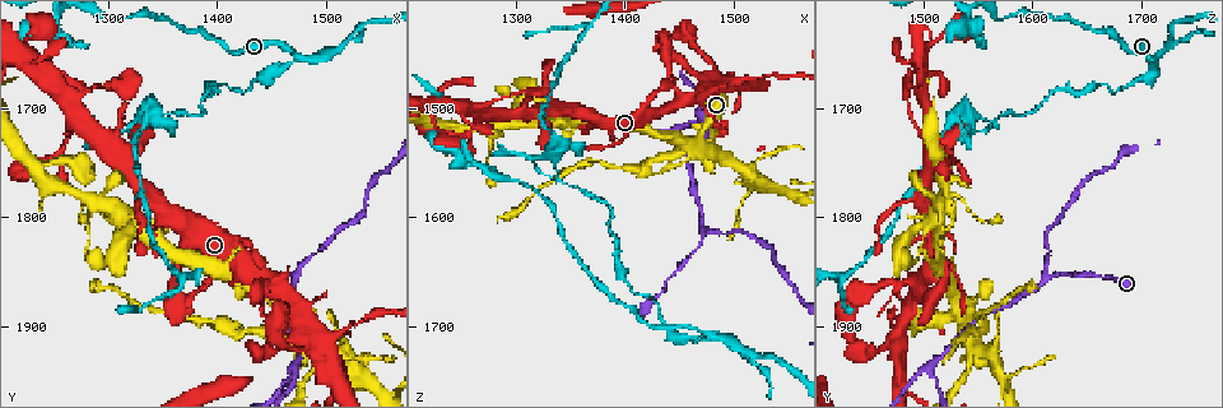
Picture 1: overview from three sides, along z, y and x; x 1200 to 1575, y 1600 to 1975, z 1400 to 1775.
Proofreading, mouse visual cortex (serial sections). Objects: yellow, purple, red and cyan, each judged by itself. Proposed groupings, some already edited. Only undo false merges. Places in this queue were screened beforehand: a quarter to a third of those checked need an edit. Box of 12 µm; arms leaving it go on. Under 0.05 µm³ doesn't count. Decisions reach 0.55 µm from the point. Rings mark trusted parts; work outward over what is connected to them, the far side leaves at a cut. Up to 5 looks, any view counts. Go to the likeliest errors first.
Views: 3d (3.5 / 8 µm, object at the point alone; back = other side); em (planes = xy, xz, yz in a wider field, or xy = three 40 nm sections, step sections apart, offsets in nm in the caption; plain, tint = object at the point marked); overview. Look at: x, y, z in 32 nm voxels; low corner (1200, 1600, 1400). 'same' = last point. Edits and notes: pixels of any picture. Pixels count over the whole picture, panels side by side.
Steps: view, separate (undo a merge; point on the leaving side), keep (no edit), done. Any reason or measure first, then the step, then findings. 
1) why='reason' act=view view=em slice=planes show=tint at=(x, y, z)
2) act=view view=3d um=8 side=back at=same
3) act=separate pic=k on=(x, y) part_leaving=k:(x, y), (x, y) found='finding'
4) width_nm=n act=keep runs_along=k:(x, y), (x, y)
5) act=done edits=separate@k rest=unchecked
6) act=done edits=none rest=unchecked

why='a fork' act=view view=3d um=3.5 at=(1470, 1648, 1706)

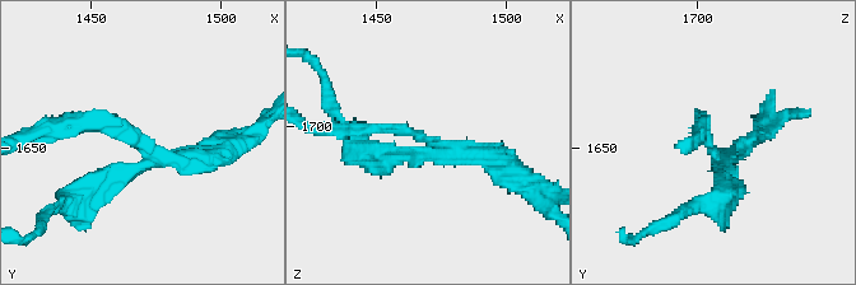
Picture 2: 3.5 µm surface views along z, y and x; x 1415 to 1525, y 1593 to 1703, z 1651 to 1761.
arms=3 arm_widths_nm=150,200,250 why='shape alone is not enough' act=view view=em slice=xy step=5 show=tint at=(1471, 1651, 1707)

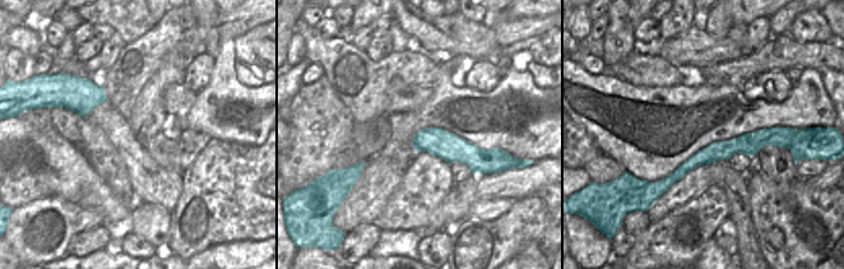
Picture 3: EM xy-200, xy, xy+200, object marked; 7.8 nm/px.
act=separate pic=2 on=(390, 159) part_leaving=2:(144, 163), (121, 183), (50, 206) found='two cells meet here'

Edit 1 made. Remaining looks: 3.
why='see it whole again' act=view view=overview

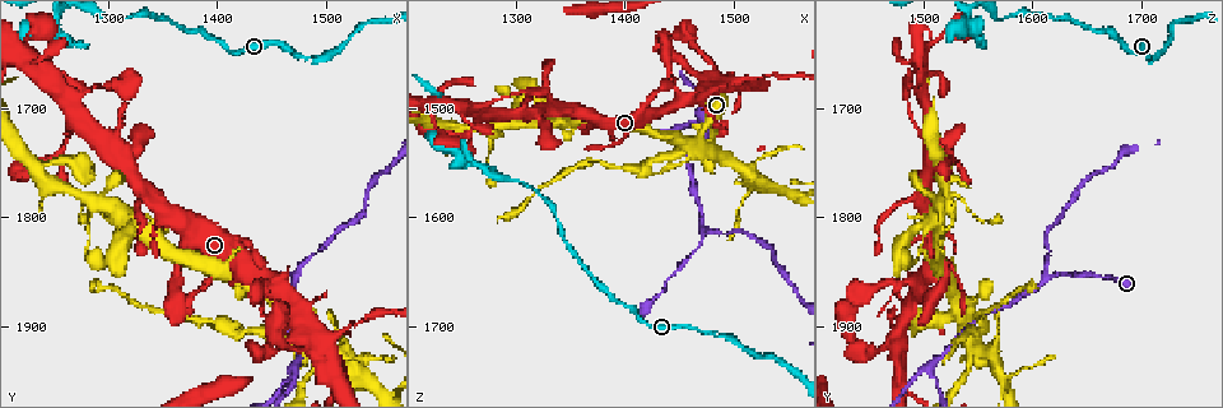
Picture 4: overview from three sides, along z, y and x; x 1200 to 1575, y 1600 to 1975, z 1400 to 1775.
why='three-way junction' act=view view=3d um=8 at=(1472, 1856, 1616)

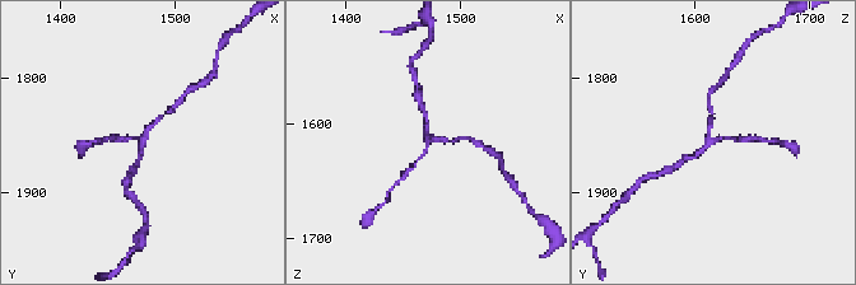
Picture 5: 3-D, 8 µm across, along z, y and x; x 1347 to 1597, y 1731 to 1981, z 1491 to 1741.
arms=3 arm_widths_nm=100,150,150 why='shape alone is not enough' act=view view=em slice=xy step=5 show=tint at=(1472, 1854, 1614)

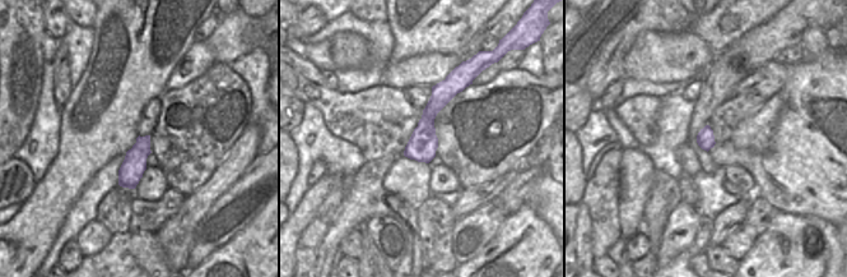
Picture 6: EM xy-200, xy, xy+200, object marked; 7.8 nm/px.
act=keep runs_along=5:(743, 139), (712, 140), (683, 160) found='all the same cell'

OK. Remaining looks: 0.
act=done edits=separate@2 rest=unchecked

